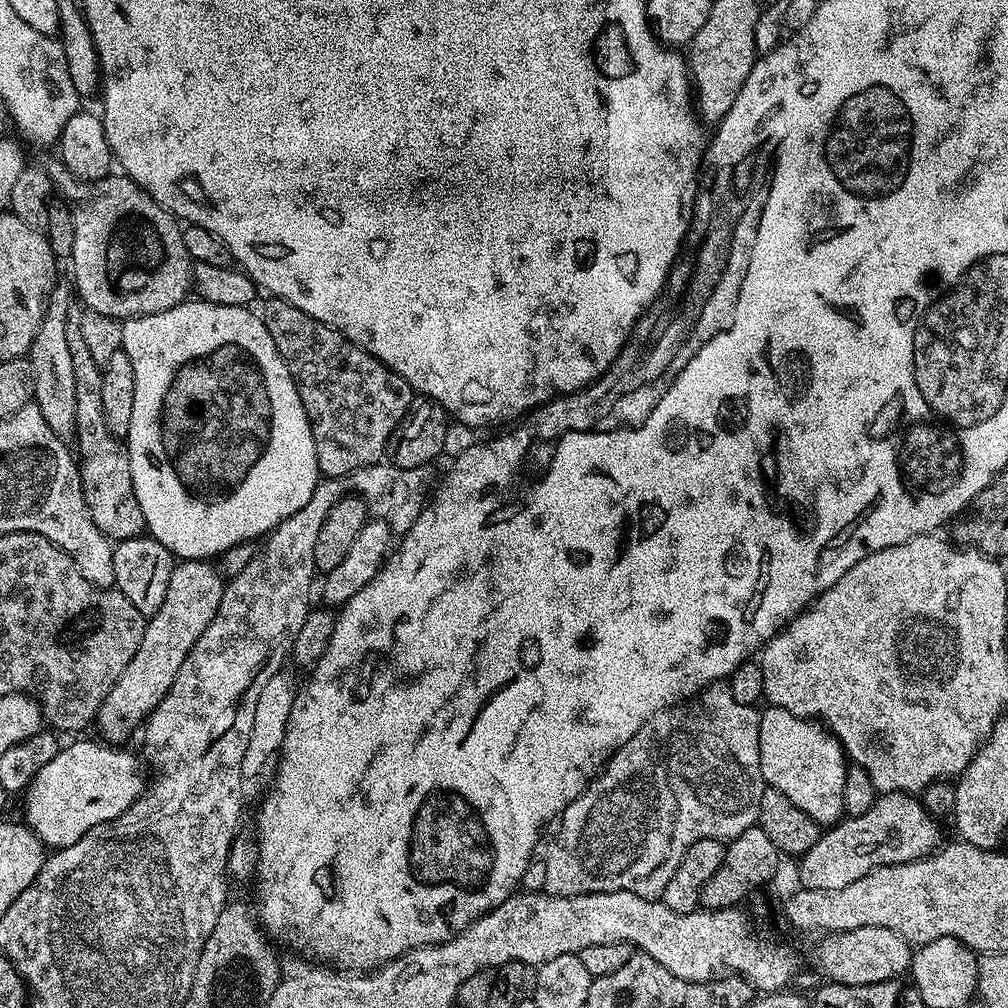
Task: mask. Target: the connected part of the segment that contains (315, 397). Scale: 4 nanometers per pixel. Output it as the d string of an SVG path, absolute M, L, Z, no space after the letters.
M268 298L265 301L262 319L302 398L302 406L312 427L316 461L321 473L328 478L346 478L354 470L381 463L388 451L392 431L404 421L404 416L414 403L412 387L397 372L371 356L366 349L347 340L338 330L310 318L310 314L285 300Z

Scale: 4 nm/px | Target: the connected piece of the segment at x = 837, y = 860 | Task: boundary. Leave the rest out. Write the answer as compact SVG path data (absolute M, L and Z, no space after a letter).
M885 792L877 795L874 806L870 806L870 810L866 810L866 814L858 814L857 816L841 819L827 830L821 831L818 842L814 842L814 846L810 846L810 850L806 850L806 854L799 857L801 885L810 890L842 890L846 886L850 886L850 882L858 882L858 878L866 878L866 874L870 874L876 868L881 868L884 864L905 864L911 860L920 860L923 856L931 856L942 844L942 839L940 840L940 824L941 821L934 818L915 795L906 792Z

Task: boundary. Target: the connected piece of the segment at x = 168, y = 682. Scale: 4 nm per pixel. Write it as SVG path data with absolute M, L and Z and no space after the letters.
M180 560L170 574L170 586L166 586L166 598L162 598L162 606L150 617L147 617L142 646L138 646L138 654L130 658L126 670L114 682L110 694L102 702L94 724L100 727L105 741L113 746L123 745L123 740L132 736L132 731L139 729L147 721L148 716L166 698L166 694L174 686L174 678L178 670L182 670L182 662L186 662L186 654L202 638L202 630L210 626L214 614L218 614L218 602L222 602L222 594L226 580L219 567L208 560Z

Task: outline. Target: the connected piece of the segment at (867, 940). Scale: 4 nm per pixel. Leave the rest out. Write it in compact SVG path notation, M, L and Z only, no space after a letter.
M862 926L849 932L833 932L825 935L824 940L816 948L816 968L824 975L825 981L846 986L866 986L874 982L887 980L899 981L900 975L907 973L912 967L913 945L909 944L894 930L886 930L882 926Z

